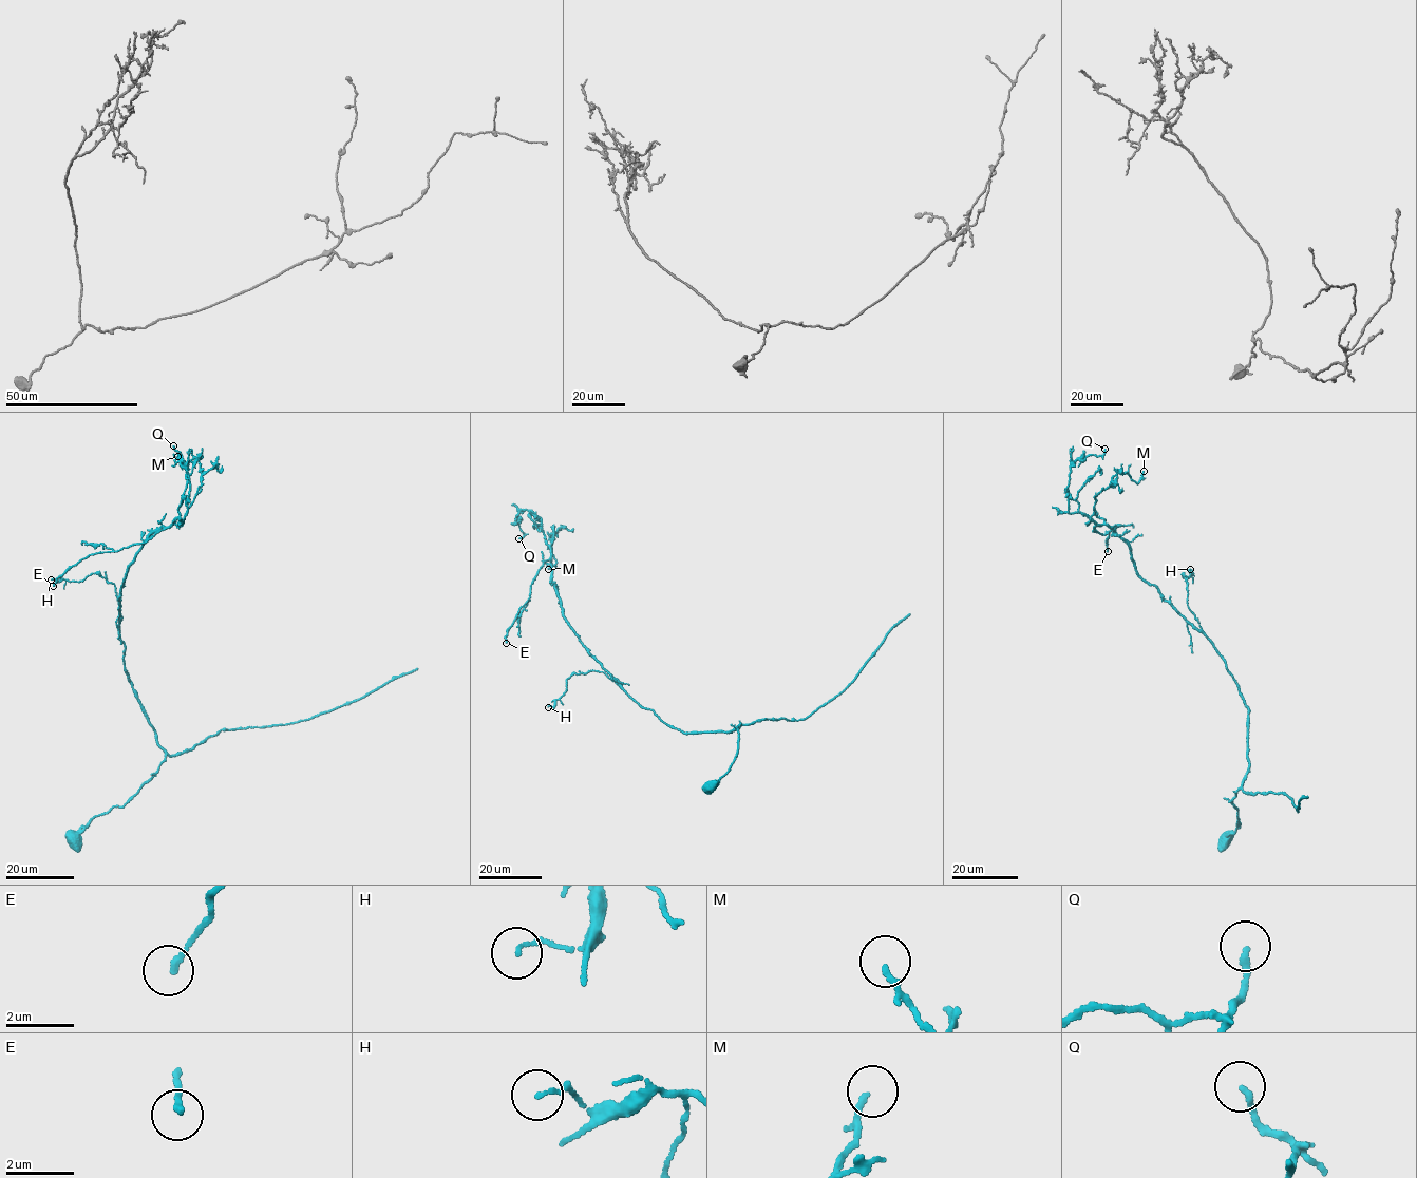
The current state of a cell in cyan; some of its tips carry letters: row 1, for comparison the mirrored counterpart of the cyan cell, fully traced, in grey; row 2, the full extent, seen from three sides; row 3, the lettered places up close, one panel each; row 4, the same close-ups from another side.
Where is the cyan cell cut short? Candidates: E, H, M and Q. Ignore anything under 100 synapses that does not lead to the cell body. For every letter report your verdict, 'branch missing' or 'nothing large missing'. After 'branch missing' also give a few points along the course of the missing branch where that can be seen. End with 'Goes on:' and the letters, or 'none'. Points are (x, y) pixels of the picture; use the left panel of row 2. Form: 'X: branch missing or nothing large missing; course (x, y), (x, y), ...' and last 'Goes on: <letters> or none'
E: nothing large missing
H: nothing large missing
M: nothing large missing
Q: nothing large missing
Goes on: none

